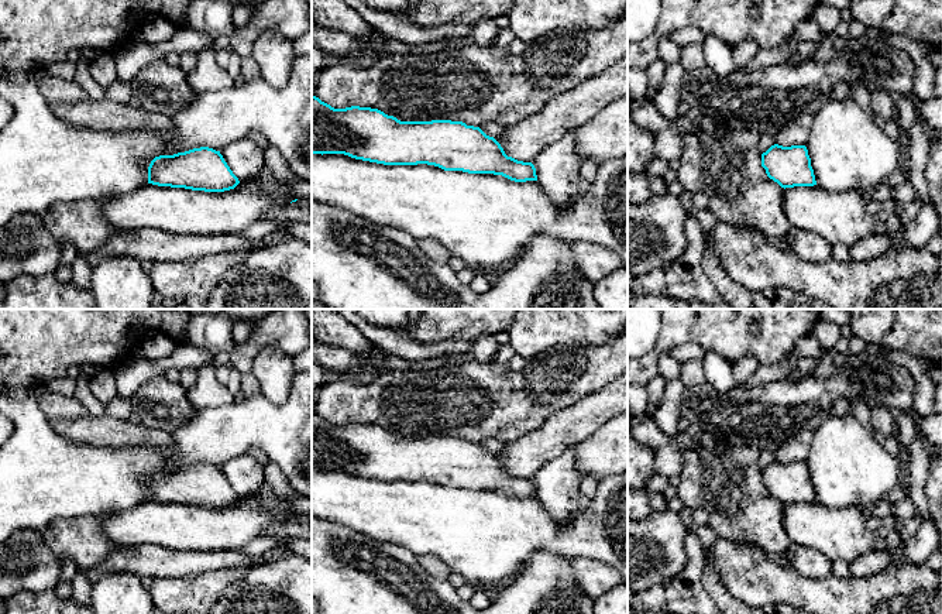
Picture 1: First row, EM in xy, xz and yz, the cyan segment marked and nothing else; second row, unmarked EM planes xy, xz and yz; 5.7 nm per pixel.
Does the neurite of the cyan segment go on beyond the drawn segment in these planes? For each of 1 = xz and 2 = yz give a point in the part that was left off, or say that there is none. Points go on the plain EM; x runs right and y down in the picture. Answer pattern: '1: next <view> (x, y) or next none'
1: next none
2: next none

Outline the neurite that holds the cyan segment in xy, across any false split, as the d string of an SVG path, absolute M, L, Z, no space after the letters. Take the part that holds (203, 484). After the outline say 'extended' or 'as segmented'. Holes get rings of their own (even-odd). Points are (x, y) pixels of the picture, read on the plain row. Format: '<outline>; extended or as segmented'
M200 463L173 471L155 473L148 483L148 500L224 508L234 505L240 497L220 467Z; as segmented

